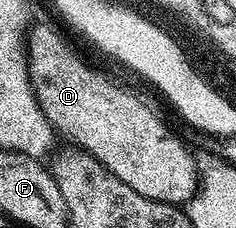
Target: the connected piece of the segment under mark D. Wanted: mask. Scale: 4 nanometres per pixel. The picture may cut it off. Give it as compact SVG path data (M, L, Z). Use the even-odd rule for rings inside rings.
M34 27L25 35L27 72L31 78L31 88L35 90L37 101L52 128L62 138L64 135L65 138L72 139L76 148L87 151L101 161L119 180L145 198L176 205L190 202L198 187L199 168L195 165L194 154L182 140L177 135L175 138L174 133L137 96L110 83L101 72L86 67L61 40L51 39L55 35L53 28Z

